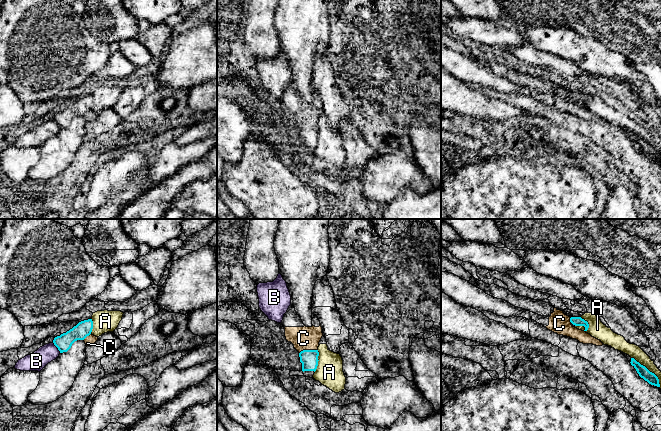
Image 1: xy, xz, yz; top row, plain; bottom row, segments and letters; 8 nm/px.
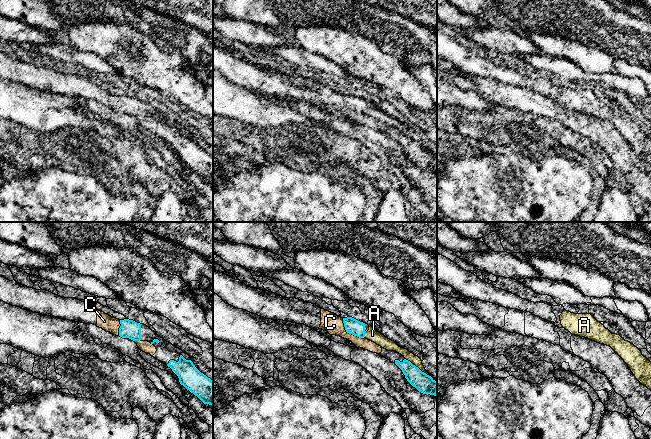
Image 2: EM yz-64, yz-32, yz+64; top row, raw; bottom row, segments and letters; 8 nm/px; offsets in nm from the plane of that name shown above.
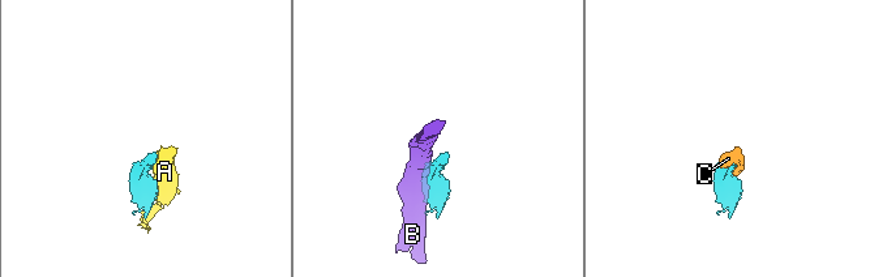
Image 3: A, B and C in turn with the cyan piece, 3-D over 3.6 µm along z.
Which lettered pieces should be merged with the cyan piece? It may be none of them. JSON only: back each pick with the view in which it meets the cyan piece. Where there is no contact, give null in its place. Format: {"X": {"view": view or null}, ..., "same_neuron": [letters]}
{"C": {"view": "xz"}, "same_neuron": ["C"]}

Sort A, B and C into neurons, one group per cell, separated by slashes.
A / B / C

